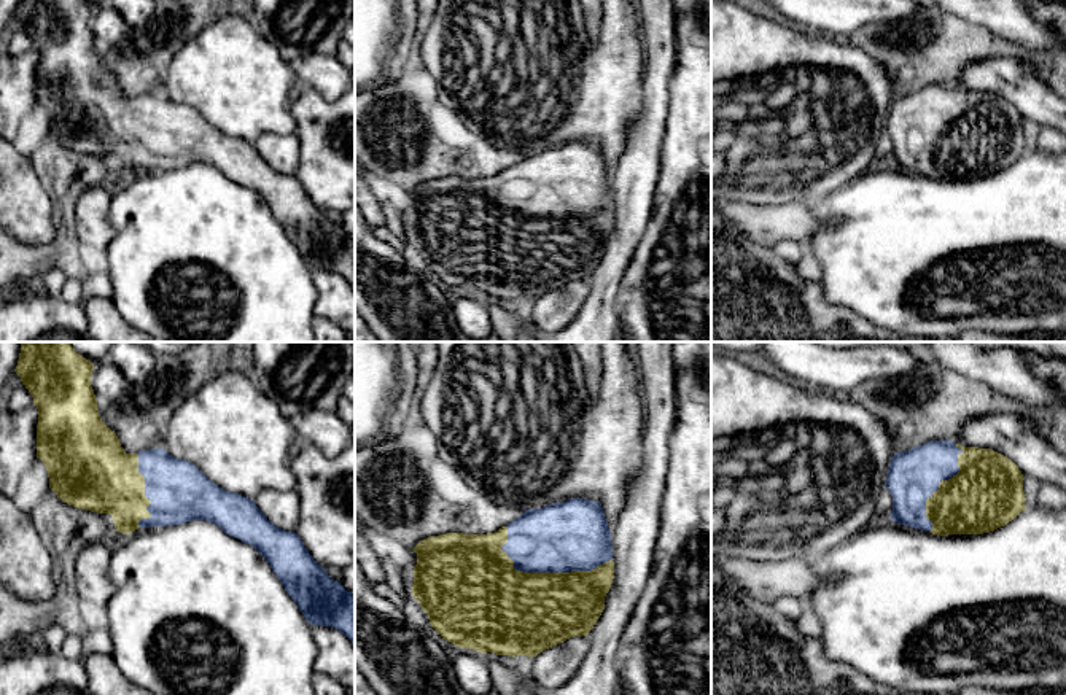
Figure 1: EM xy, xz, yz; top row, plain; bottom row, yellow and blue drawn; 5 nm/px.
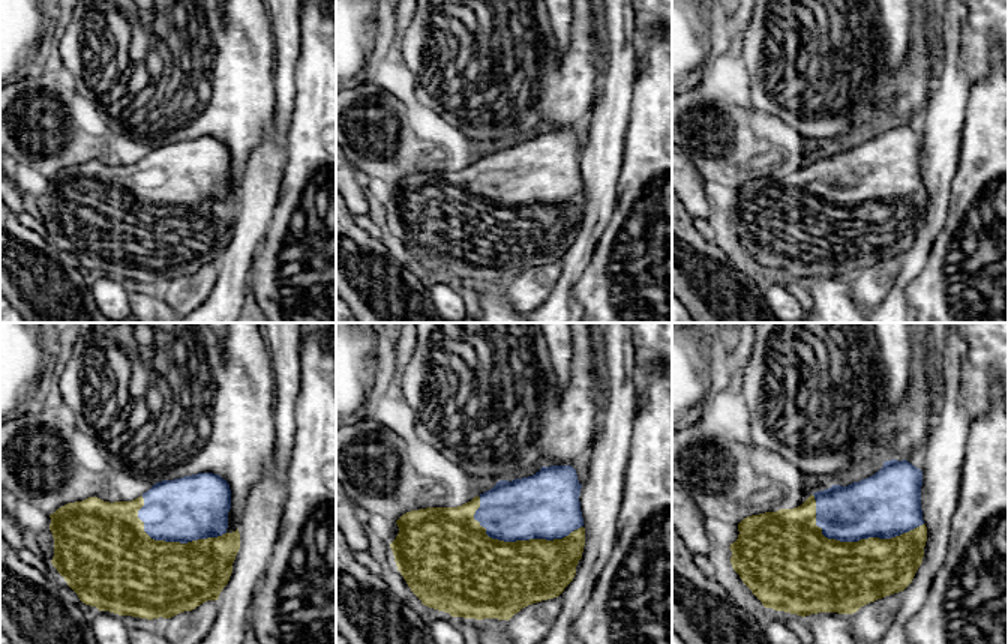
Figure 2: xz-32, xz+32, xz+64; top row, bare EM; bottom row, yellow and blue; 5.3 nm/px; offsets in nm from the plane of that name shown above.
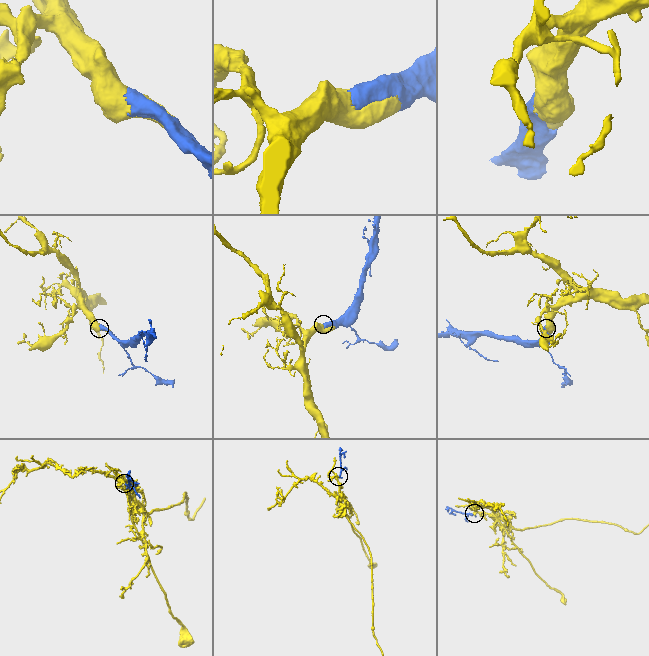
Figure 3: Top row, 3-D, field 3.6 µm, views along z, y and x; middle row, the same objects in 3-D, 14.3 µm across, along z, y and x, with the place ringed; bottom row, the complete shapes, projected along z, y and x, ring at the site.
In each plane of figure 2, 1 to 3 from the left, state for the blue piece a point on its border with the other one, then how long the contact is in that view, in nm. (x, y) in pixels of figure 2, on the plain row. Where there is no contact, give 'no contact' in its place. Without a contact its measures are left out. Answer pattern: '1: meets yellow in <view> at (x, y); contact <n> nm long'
1: meets yellow in xz-32 at (168, 206); contact 500 nm long
2: meets yellow in xz+32 at (525, 204); contact 600 nm long
3: meets yellow in xz+64 at (854, 206); contact 600 nm long

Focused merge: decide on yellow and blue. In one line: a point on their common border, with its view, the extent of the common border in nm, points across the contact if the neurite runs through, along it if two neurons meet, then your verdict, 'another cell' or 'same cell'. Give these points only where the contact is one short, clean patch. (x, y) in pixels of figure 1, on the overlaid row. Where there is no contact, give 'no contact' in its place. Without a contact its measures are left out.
meets yellow in xz at (554, 573); contact 550 nm long; same cell

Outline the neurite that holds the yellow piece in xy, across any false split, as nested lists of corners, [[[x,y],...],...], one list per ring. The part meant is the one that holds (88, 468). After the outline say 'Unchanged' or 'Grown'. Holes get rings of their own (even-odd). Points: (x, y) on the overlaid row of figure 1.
[[[21,342],[14,372],[38,409],[37,458],[46,466],[49,488],[57,498],[78,509],[110,514],[123,534],[191,520],[218,525],[266,558],[310,625],[333,627],[355,646],[355,596],[328,576],[301,538],[269,522],[253,499],[223,490],[193,463],[164,448],[126,453],[116,433],[99,415],[91,386],[92,371],[94,364],[76,353],[70,342]]]. Grown

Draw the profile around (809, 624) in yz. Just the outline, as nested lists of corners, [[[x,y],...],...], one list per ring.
[[[803,604],[802,614],[794,622],[799,631],[808,638],[818,638],[823,633],[823,623],[819,617],[808,604]]]

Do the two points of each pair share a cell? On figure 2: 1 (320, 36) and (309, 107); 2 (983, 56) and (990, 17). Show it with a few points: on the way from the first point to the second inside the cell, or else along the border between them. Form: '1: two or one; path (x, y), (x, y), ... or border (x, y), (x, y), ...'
1: one; path (320, 54), (320, 89)
2: one; path (983, 47), (983, 30), (987, 26)

